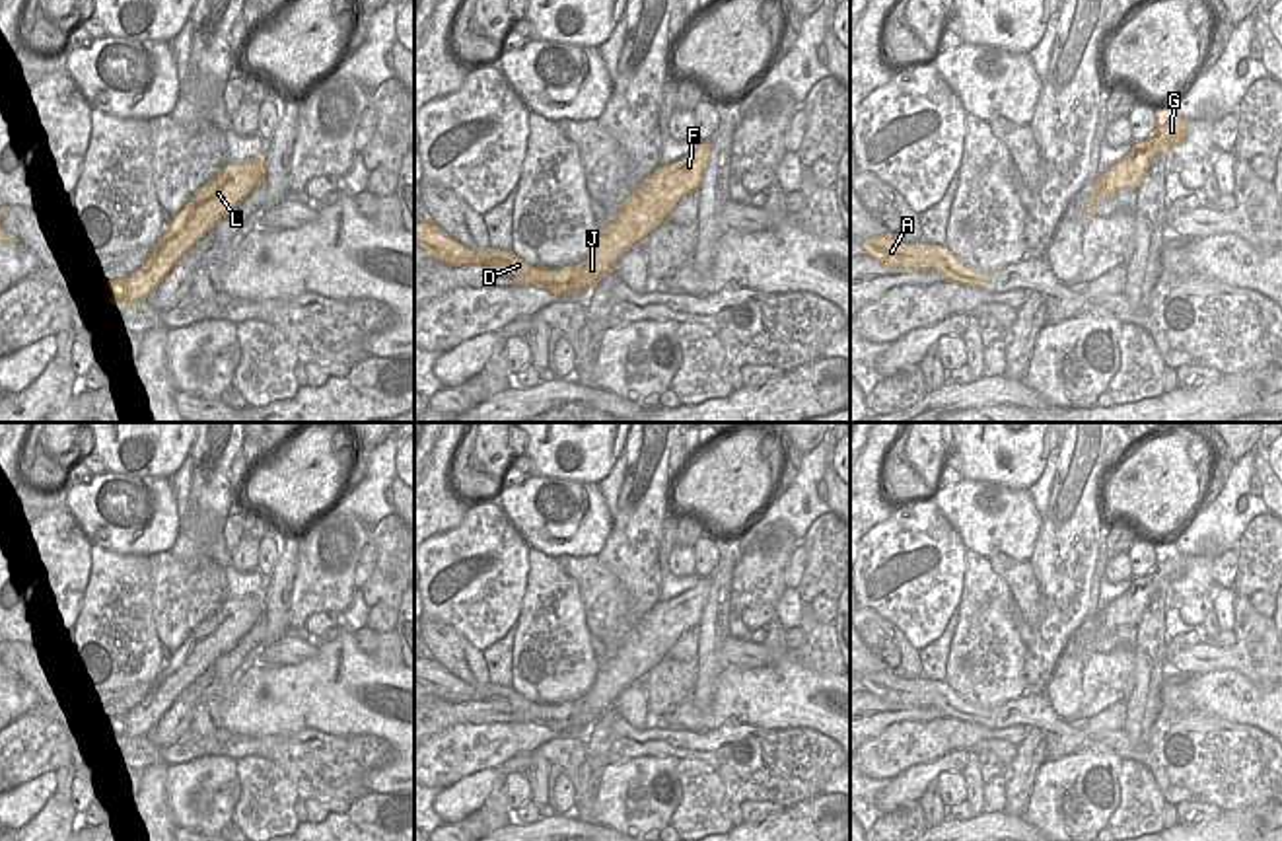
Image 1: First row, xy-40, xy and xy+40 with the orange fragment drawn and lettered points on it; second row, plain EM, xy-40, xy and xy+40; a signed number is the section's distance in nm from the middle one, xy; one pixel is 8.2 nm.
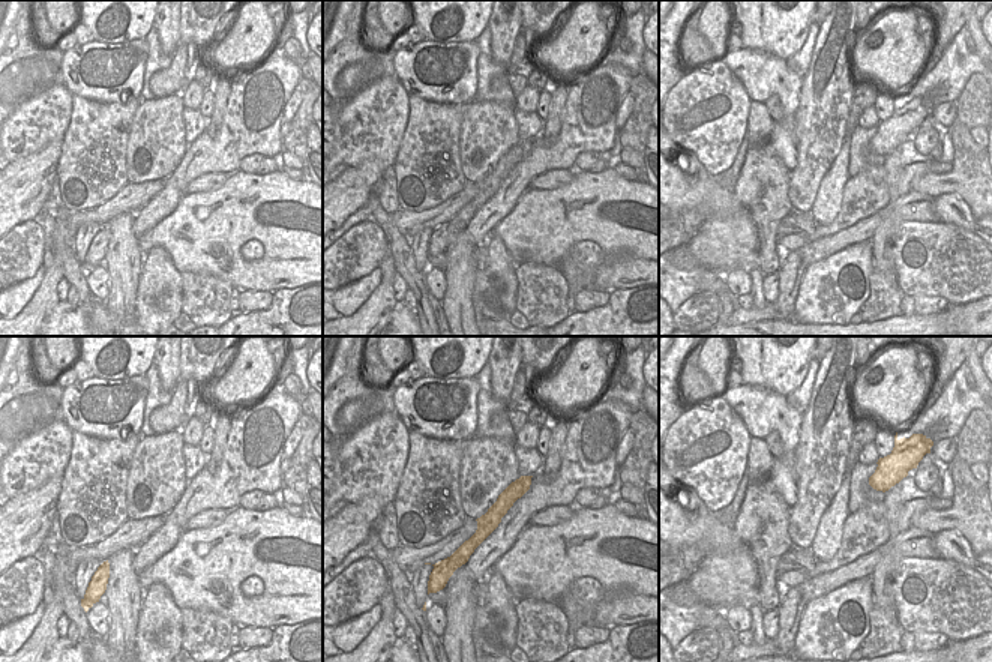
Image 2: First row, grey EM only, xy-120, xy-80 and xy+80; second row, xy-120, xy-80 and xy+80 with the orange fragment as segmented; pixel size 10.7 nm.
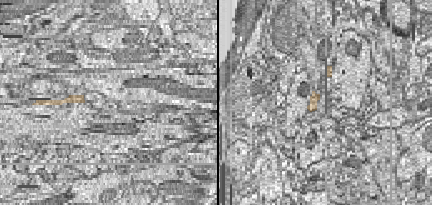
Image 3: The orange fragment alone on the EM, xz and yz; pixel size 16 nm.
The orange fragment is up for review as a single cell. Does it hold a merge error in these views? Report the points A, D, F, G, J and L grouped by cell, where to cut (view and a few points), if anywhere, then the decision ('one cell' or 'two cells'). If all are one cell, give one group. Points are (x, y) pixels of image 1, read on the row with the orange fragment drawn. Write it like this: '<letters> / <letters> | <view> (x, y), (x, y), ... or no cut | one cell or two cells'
A D / F G J L | xy+40 (940, 267), (950, 267), (965, 277), (987, 277) | two cells

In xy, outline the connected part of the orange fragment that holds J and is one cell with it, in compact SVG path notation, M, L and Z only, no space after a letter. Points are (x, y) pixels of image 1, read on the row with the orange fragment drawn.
M710 140L698 142L693 154L673 164L658 165L621 202L615 218L597 234L595 245L586 259L560 269L531 267L523 286L543 288L554 296L589 292L615 269L624 251L644 241L665 222L685 195L700 187L710 152Z

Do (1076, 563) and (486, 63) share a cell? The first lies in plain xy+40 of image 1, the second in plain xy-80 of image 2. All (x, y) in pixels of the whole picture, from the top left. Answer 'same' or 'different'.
different

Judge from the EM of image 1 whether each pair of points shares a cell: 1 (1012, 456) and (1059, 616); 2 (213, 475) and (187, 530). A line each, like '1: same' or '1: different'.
1: different
2: same

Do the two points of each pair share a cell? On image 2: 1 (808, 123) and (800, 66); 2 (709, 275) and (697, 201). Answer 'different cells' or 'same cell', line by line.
1: different cells
2: different cells

